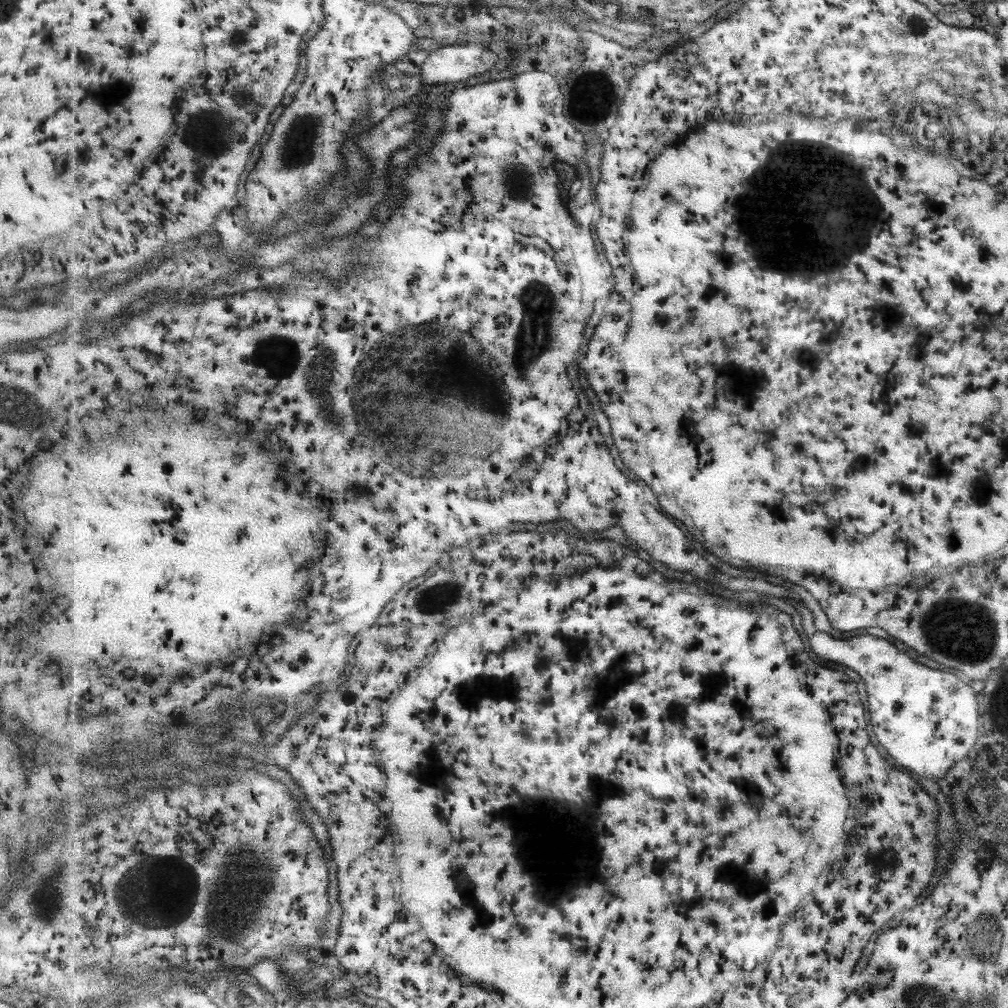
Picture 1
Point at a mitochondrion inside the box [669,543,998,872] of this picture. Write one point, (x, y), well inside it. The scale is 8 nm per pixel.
(958, 637)

